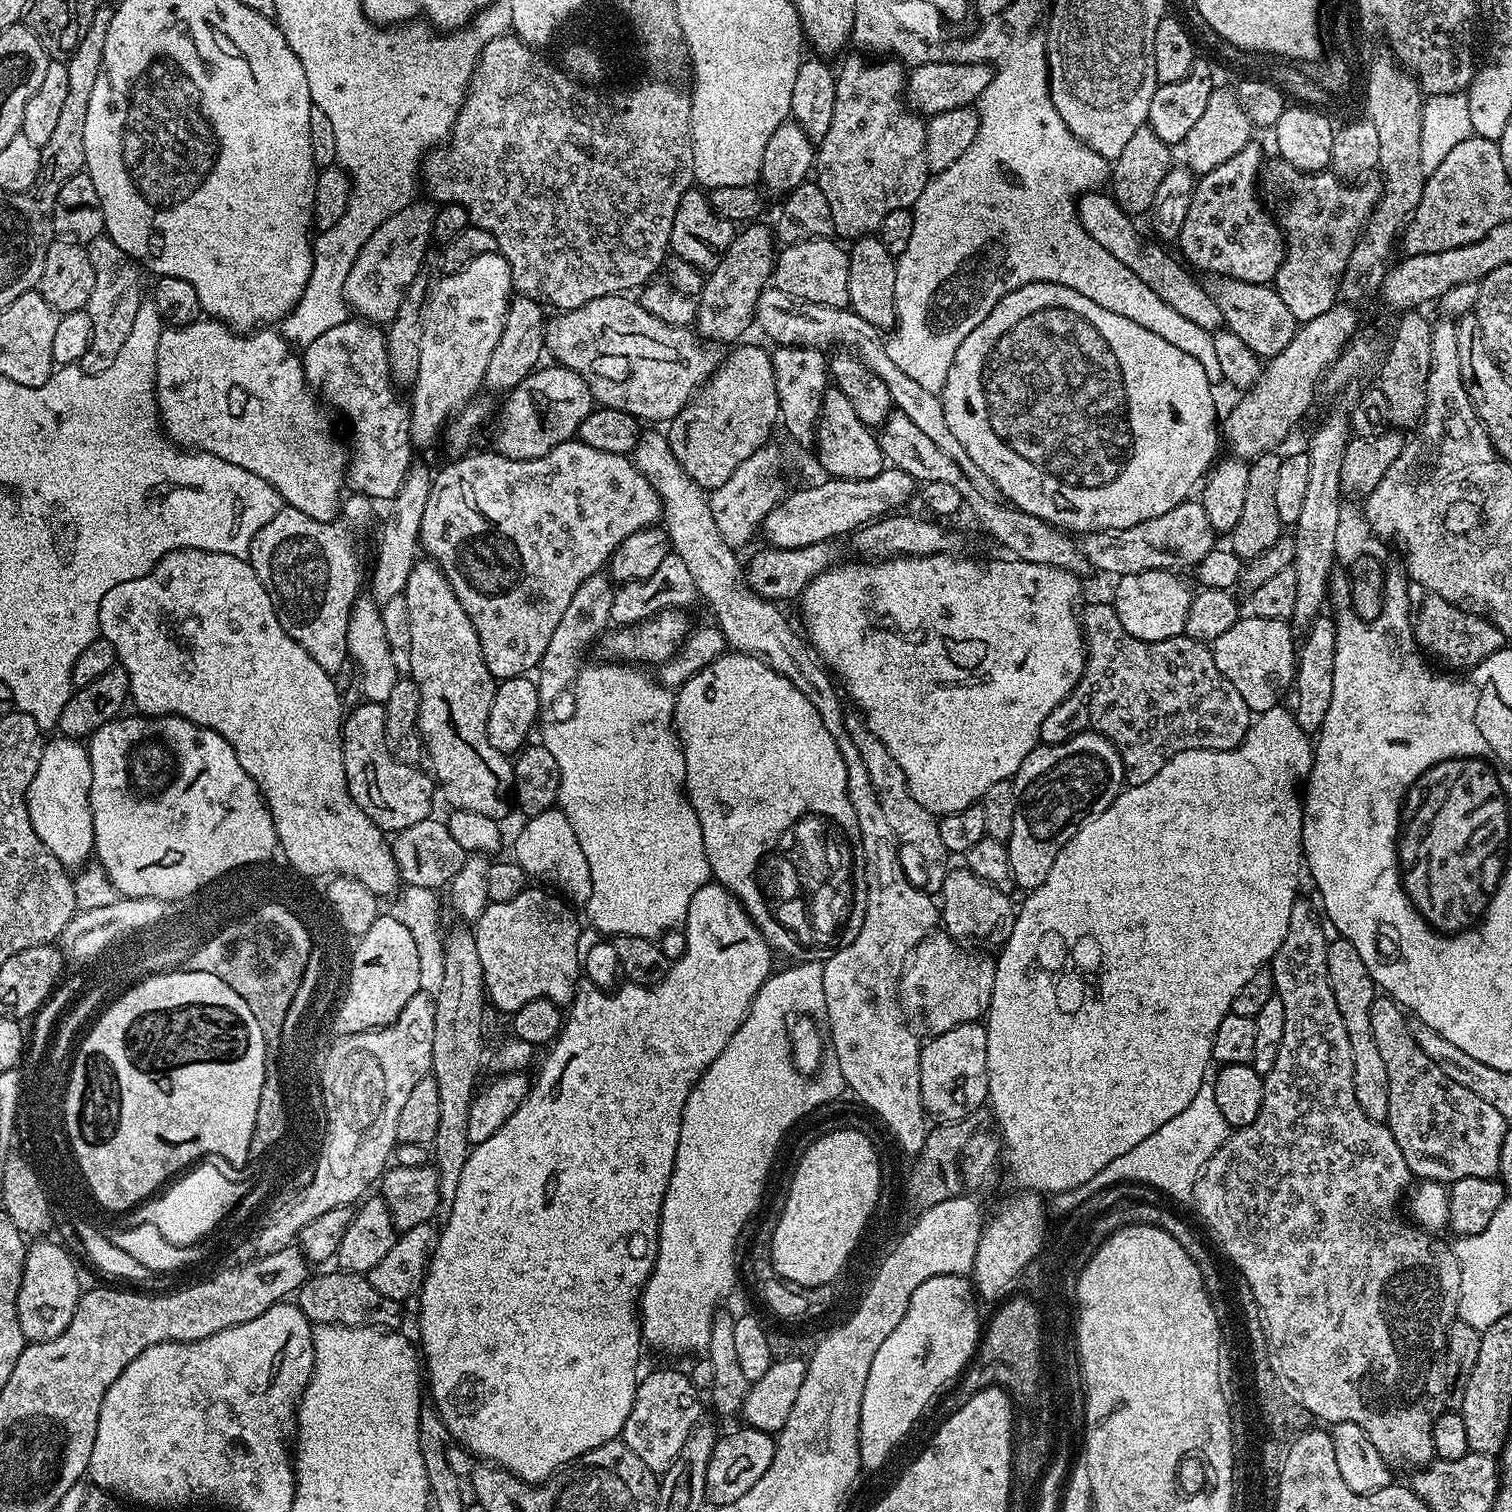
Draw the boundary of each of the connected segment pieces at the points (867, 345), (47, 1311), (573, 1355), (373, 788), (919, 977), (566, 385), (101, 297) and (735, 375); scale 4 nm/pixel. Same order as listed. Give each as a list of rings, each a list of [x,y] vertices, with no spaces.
[[[774,286],[765,287],[764,291],[760,293],[754,320],[758,328],[760,324],[761,330],[770,339],[777,340],[775,342],[777,345],[828,350],[831,344],[840,344],[836,346],[855,354],[864,365],[870,370],[874,370],[874,374],[878,374],[878,378],[882,378],[882,382],[886,382],[892,395],[895,411],[906,414],[906,418],[910,418],[910,422],[914,422],[914,426],[918,426],[918,430],[922,430],[922,434],[926,434],[926,438],[930,438],[930,442],[934,442],[934,446],[938,446],[938,450],[942,450],[942,454],[949,456],[963,470],[964,477],[979,492],[988,494],[993,491],[992,480],[986,478],[986,474],[982,474],[982,470],[978,470],[978,466],[974,466],[974,458],[970,458],[970,454],[966,454],[966,450],[958,442],[958,438],[954,438],[954,434],[950,431],[950,425],[946,422],[943,399],[937,393],[924,389],[919,382],[914,382],[914,378],[910,378],[910,374],[902,374],[902,370],[898,366],[894,366],[881,329],[870,326],[870,322],[858,318],[858,314],[847,307],[827,308],[821,304],[806,302],[798,299],[797,296],[791,296],[778,290]]]
[[[48,1238],[36,1241],[37,1244],[27,1245],[16,1317],[25,1341],[46,1342],[58,1338],[58,1334],[70,1326],[70,1318],[74,1318],[74,1310],[82,1295],[82,1287],[80,1276],[76,1273],[76,1264],[67,1250],[60,1244],[51,1244]]]
[[[715,882],[704,884],[698,890],[698,894],[694,894],[694,898],[690,898],[690,910],[688,911],[688,917],[684,919],[682,931],[685,936],[685,952],[677,960],[671,961],[667,974],[657,984],[625,983],[615,990],[605,990],[596,988],[593,984],[587,982],[577,983],[576,997],[572,999],[571,1004],[567,1005],[566,1008],[564,1026],[557,1033],[555,1040],[552,1041],[547,1051],[545,1051],[549,1052],[545,1054],[544,1061],[541,1062],[540,1069],[536,1072],[536,1080],[534,1076],[534,1079],[531,1081],[528,1097],[520,1103],[518,1110],[514,1110],[514,1114],[510,1114],[510,1118],[506,1118],[504,1125],[494,1134],[490,1134],[490,1138],[486,1138],[486,1142],[475,1145],[469,1151],[466,1158],[466,1166],[462,1166],[462,1179],[458,1181],[458,1194],[454,1198],[454,1206],[450,1210],[447,1220],[443,1221],[442,1227],[439,1229],[436,1249],[432,1251],[432,1261],[428,1264],[428,1273],[424,1275],[424,1285],[421,1286],[418,1293],[418,1301],[420,1300],[420,1340],[418,1339],[418,1344],[422,1349],[422,1364],[426,1369],[426,1388],[427,1391],[428,1388],[432,1391],[432,1397],[430,1397],[431,1403],[438,1410],[442,1422],[446,1422],[446,1430],[450,1430],[453,1441],[457,1445],[460,1443],[462,1447],[469,1448],[472,1452],[477,1452],[480,1458],[488,1462],[495,1462],[499,1467],[505,1468],[508,1472],[513,1472],[518,1479],[524,1480],[528,1484],[538,1484],[549,1480],[561,1468],[571,1465],[572,1461],[578,1459],[582,1454],[586,1454],[606,1442],[617,1439],[623,1433],[624,1423],[630,1414],[630,1406],[636,1397],[636,1386],[638,1383],[636,1367],[640,1364],[640,1348],[642,1349],[642,1333],[640,1331],[640,1317],[638,1315],[640,1292],[646,1286],[646,1282],[652,1273],[652,1268],[656,1265],[658,1234],[660,1233],[660,1211],[662,1210],[662,1202],[670,1182],[670,1174],[674,1170],[674,1154],[678,1150],[678,1134],[680,1133],[680,1123],[682,1122],[682,1110],[686,1106],[686,1098],[692,1093],[692,1088],[695,1086],[696,1081],[700,1079],[700,1075],[712,1065],[714,1058],[718,1058],[718,1054],[722,1054],[722,1050],[726,1050],[726,1042],[730,1042],[730,1038],[734,1038],[738,1026],[742,1026],[742,1022],[746,1018],[746,1014],[750,1010],[758,990],[768,980],[774,968],[774,965],[772,965],[774,949],[768,944],[764,933],[757,930],[756,923],[748,917],[746,910],[738,902],[738,898],[732,896],[730,890],[726,890],[721,884]]]
[[[361,702],[356,709],[344,717],[342,747],[344,750],[344,769],[350,794],[358,807],[371,818],[385,833],[395,834],[429,819],[433,815],[432,799],[438,796],[438,788],[427,771],[416,768],[415,763],[396,759],[388,749],[386,726],[384,725],[384,705]]]
[[[937,930],[916,947],[900,975],[900,1002],[909,1013],[917,1012],[924,1019],[929,1033],[979,1021],[988,1011],[996,961],[991,955],[983,956],[980,953],[983,951],[967,952],[964,948],[967,947],[961,946],[947,932]]]
[[[537,367],[503,397],[504,405],[501,408],[499,405],[496,429],[492,432],[491,447],[498,455],[515,460],[545,456],[554,446],[573,439],[582,422],[592,413],[592,391],[584,379],[569,368],[544,367]]]
[[[107,234],[87,241],[86,247],[90,266],[94,266],[94,291],[86,309],[90,314],[92,341],[90,350],[82,354],[78,366],[86,374],[102,374],[102,370],[110,370],[114,358],[118,358],[118,350],[122,350],[122,342],[126,342],[130,326],[134,326],[134,314],[138,314],[140,301],[145,299],[146,288],[144,292],[140,285],[141,265],[127,256]]]
[[[743,344],[733,347],[729,351],[733,352],[721,359],[719,368],[708,377],[688,405],[666,424],[668,445],[674,458],[678,458],[682,470],[690,474],[693,482],[705,490],[722,486],[722,482],[728,481],[730,474],[734,474],[734,470],[738,470],[750,454],[765,447],[771,441],[768,439],[772,436],[772,427],[777,427],[780,418],[778,386],[769,349],[759,348],[756,344]]]

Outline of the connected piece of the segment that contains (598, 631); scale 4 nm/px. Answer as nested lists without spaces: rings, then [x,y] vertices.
[[[597,574],[586,578],[582,586],[578,586],[574,598],[570,598],[570,606],[562,614],[562,622],[554,630],[554,638],[550,638],[550,646],[546,646],[546,654],[542,654],[538,665],[538,683],[540,685],[541,705],[552,704],[564,691],[571,689],[576,683],[576,675],[585,663],[584,655],[588,647],[600,638],[610,624],[610,606],[614,602],[616,588],[607,575]]]

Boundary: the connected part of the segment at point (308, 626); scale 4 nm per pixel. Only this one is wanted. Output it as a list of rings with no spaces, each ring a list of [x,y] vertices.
[[[281,507],[280,512],[274,514],[274,518],[270,518],[270,522],[266,522],[266,526],[262,526],[262,530],[258,530],[258,534],[254,534],[246,557],[248,563],[252,565],[254,574],[258,574],[258,578],[264,583],[266,590],[270,594],[270,602],[278,614],[278,622],[282,622],[282,630],[286,630],[286,634],[290,634],[290,638],[294,638],[294,642],[298,642],[298,646],[302,646],[302,650],[306,650],[306,654],[310,654],[310,658],[314,658],[314,662],[318,662],[318,666],[322,666],[322,670],[333,674],[339,674],[344,668],[344,663],[349,663],[347,624],[350,622],[352,607],[362,592],[362,589],[360,589],[360,556],[356,553],[356,548],[352,545],[352,540],[348,537],[347,530],[338,523],[315,520],[306,514],[302,514],[302,510],[297,508]]]

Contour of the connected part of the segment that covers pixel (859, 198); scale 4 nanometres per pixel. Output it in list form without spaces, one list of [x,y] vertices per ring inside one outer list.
[[[867,55],[847,56],[843,57],[844,65],[838,68],[836,77],[834,119],[830,130],[826,130],[826,138],[819,140],[814,152],[814,182],[826,194],[826,202],[830,202],[835,235],[845,236],[845,241],[851,242],[859,236],[873,235],[882,226],[886,214],[899,208],[911,209],[928,184],[930,173],[926,162],[925,121],[906,103],[905,65],[896,58],[880,58],[875,64],[867,60],[872,59]]]

